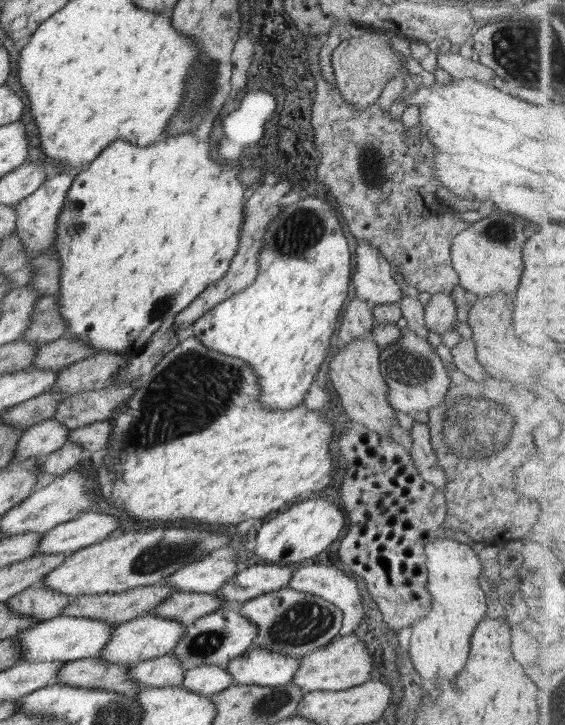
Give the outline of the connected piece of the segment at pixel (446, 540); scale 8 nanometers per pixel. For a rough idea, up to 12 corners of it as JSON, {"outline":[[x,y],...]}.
{"outline":[[450,537],[424,547],[430,610],[416,670],[454,680],[486,613],[482,563]]}

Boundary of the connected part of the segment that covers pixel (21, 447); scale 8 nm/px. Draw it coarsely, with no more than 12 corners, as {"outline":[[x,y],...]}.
{"outline":[[55,418],[28,427],[14,461],[43,459],[67,442],[70,428]]}

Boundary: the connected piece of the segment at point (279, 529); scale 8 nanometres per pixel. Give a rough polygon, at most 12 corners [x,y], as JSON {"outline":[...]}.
{"outline":[[302,501],[257,530],[266,564],[298,565],[346,522],[340,505]]}

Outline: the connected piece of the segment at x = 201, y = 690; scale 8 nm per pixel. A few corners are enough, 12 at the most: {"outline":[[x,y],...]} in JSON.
{"outline":[[226,664],[188,670],[180,686],[208,697],[234,684]]}

